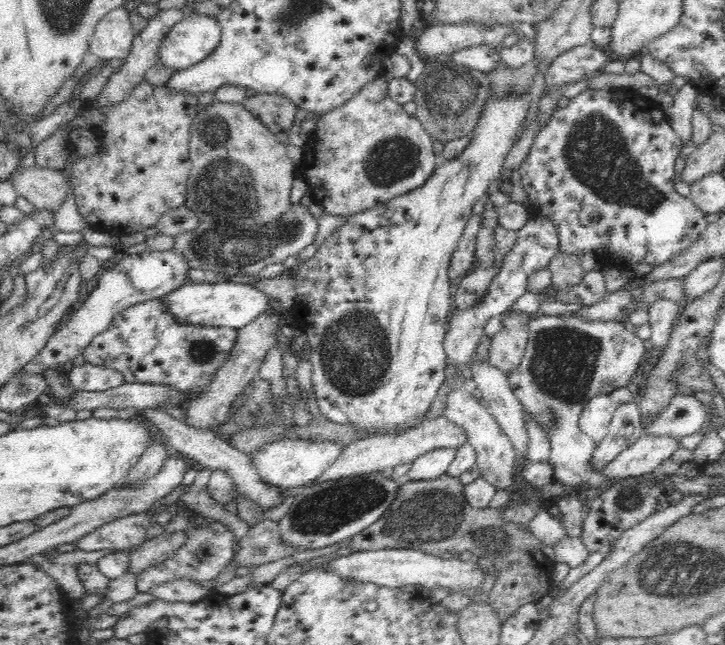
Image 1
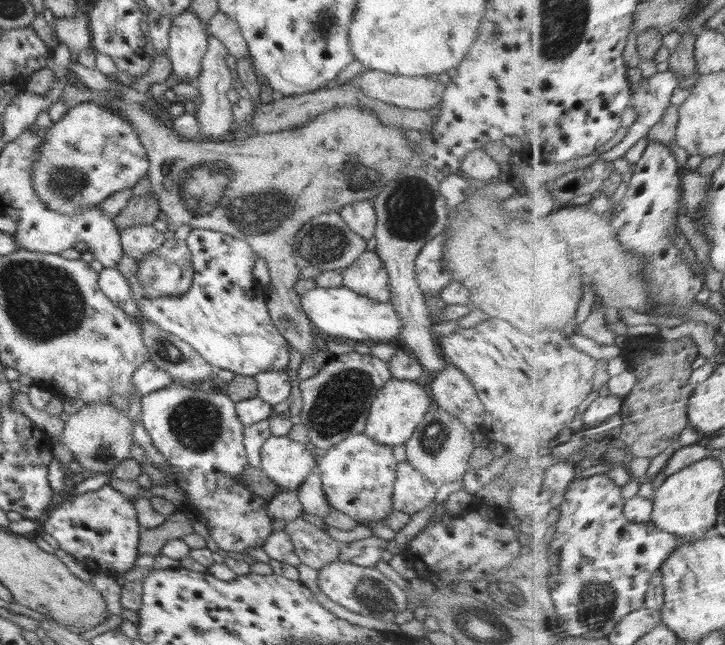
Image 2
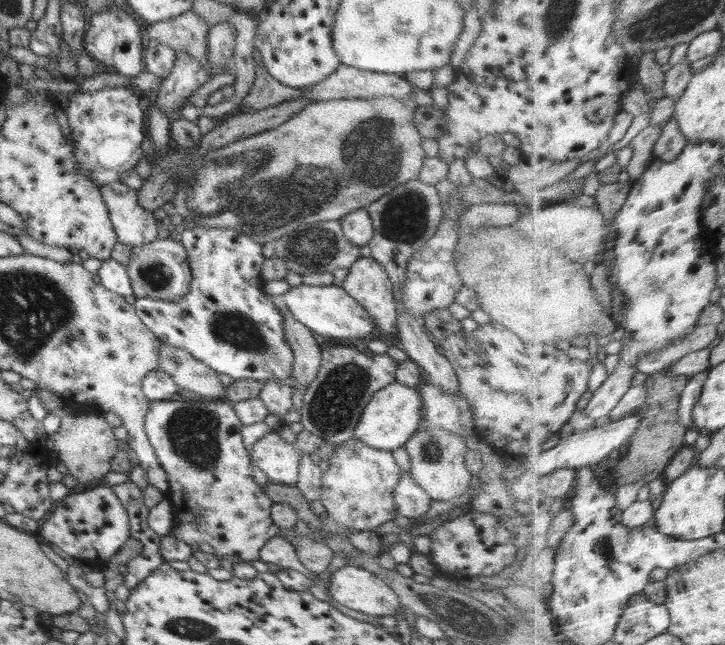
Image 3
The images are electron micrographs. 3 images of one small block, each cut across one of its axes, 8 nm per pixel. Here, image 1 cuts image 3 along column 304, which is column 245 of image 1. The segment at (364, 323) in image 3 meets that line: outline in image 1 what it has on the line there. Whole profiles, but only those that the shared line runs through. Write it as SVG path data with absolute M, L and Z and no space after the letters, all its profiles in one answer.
M186 282L162 299L167 303L169 312L175 316L176 323L228 327L236 331L255 322L260 314L270 310L270 306L273 305L273 300L254 285L236 282L214 282L214 284Z

